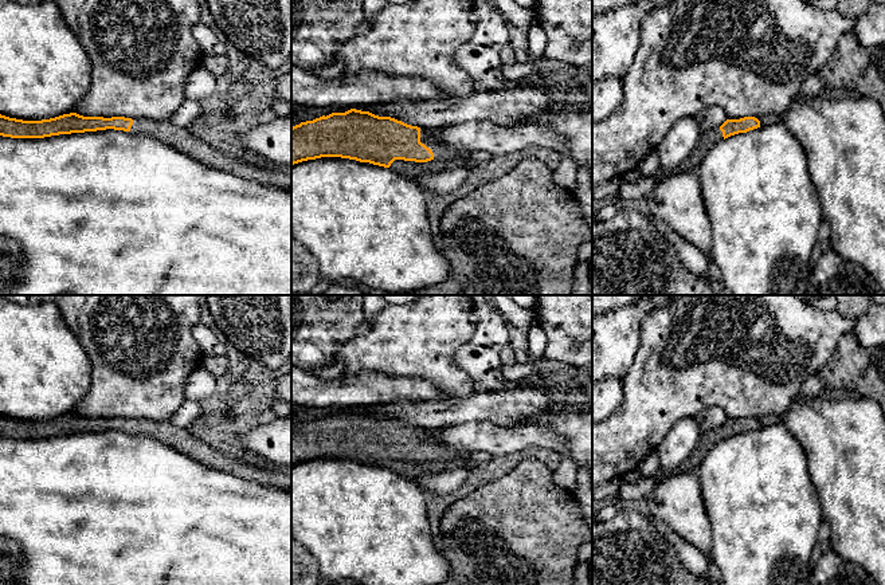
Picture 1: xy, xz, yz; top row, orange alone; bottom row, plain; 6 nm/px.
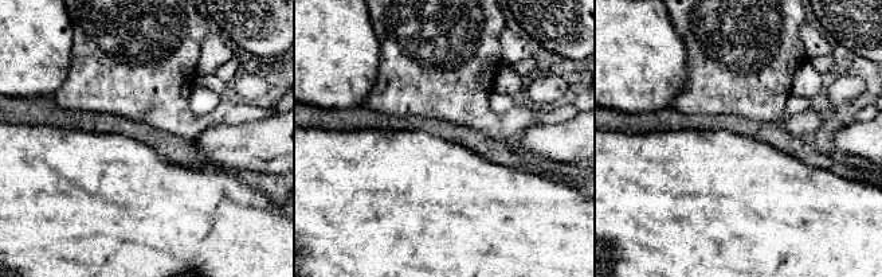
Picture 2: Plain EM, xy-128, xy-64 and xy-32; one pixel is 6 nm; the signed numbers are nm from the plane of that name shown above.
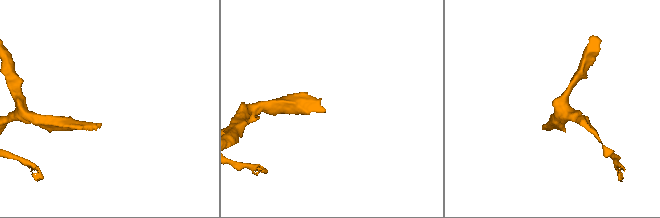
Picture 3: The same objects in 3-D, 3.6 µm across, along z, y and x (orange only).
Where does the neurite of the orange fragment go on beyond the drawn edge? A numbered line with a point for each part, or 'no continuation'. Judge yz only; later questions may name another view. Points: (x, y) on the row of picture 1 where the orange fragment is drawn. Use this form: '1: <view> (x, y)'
1: yz (709, 138)

